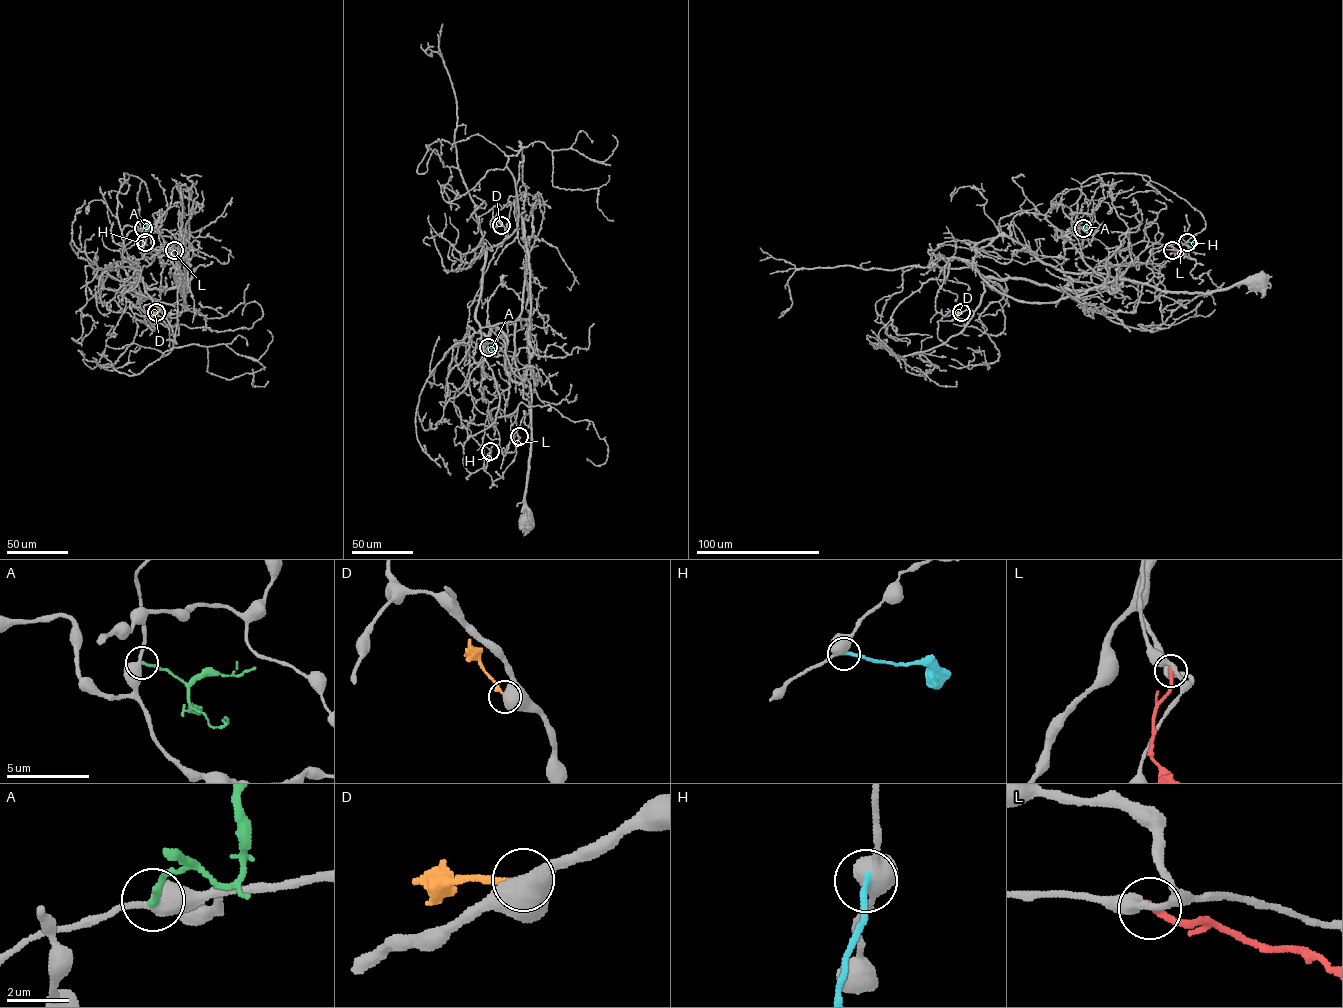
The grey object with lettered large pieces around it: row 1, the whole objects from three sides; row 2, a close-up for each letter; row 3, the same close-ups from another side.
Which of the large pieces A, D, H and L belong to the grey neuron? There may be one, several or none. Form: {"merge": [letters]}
{"merge": []}

